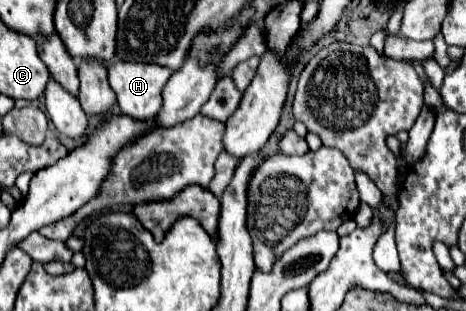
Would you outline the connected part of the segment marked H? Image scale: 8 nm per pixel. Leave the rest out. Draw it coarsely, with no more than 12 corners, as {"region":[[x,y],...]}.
{"region":[[115,62],[109,82],[121,112],[149,120],[171,76],[159,64]]}

